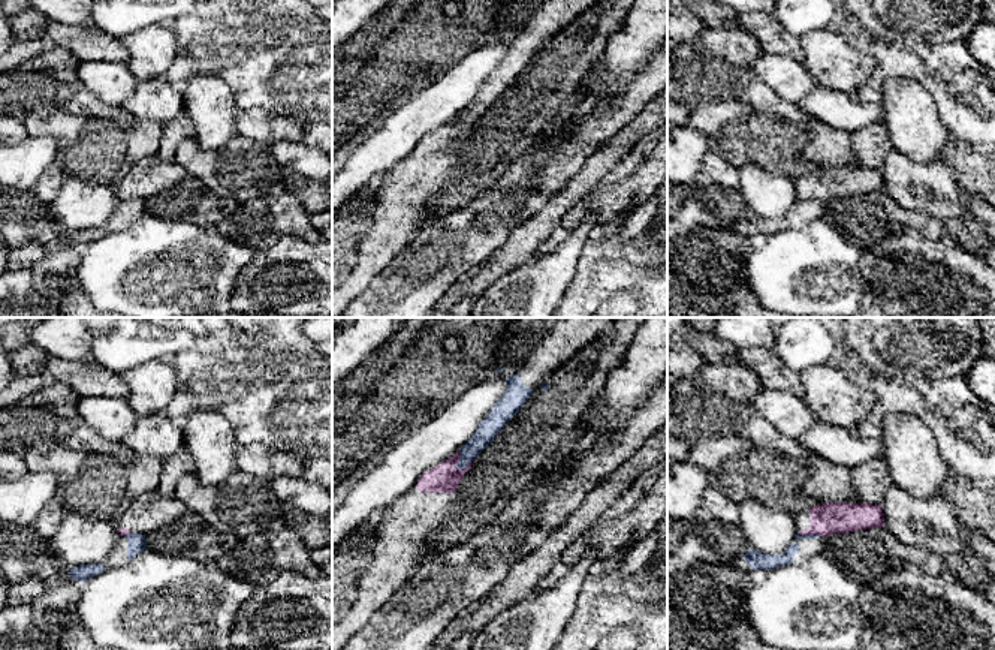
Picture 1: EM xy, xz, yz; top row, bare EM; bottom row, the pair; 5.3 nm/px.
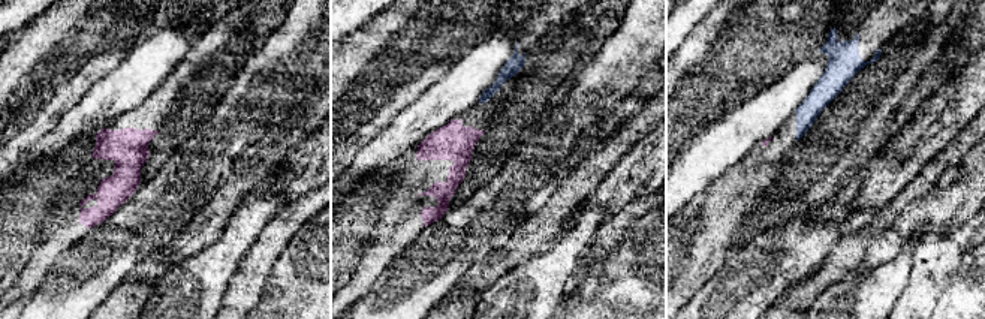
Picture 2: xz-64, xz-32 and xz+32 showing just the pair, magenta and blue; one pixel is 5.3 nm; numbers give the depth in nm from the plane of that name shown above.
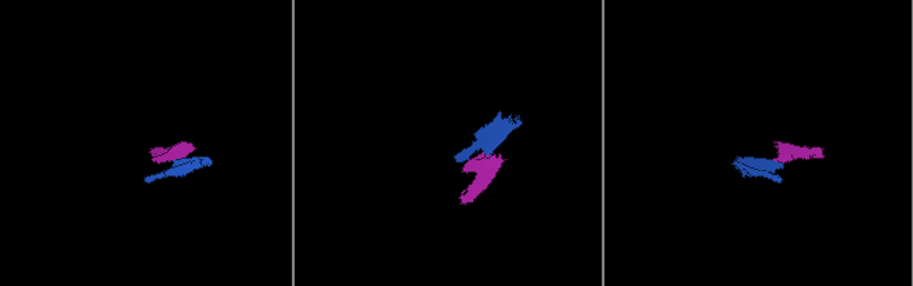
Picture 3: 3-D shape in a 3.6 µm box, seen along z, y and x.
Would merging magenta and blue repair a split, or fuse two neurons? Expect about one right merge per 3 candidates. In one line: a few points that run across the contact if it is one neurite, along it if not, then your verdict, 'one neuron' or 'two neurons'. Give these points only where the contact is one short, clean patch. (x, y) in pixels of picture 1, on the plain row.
two neurons

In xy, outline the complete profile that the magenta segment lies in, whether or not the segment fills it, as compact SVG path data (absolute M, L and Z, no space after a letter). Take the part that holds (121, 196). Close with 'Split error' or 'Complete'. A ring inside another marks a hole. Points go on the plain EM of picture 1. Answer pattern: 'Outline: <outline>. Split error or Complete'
Outline: M159 157L139 160L132 169L115 184L120 201L129 198L147 199L181 181L187 181L187 171L174 162L163 162Z. Split error

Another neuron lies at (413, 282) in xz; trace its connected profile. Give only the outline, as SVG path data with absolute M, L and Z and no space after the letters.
M633 0L624 25L609 37L601 57L585 75L584 96L573 108L563 130L540 138L530 151L509 165L491 189L480 192L468 205L423 225L414 240L391 259L340 318L426 318L464 274L486 261L507 241L518 214L524 210L537 183L543 160L555 145L601 100L610 100L622 93L666 39L667 0Z

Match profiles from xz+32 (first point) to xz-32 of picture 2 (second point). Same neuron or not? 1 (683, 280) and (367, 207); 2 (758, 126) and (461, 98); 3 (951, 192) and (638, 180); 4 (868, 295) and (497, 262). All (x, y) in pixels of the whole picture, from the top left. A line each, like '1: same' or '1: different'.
1: different
2: same
3: same
4: different

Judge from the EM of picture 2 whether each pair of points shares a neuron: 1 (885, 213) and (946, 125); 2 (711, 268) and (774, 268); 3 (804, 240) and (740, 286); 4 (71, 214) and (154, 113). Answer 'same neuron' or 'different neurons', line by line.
1: different neurons
2: different neurons
3: same neuron
4: same neuron

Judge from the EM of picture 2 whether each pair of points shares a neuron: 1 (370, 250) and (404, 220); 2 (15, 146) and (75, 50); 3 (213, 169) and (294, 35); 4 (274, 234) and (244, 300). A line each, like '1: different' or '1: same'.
1: same
2: different
3: same
4: same

